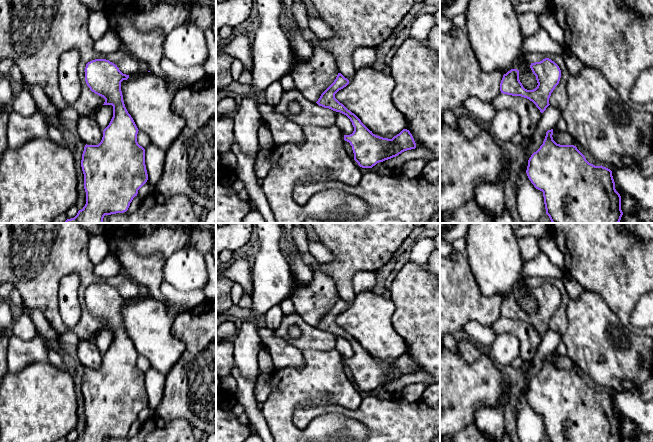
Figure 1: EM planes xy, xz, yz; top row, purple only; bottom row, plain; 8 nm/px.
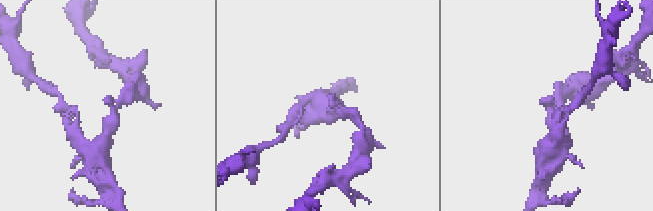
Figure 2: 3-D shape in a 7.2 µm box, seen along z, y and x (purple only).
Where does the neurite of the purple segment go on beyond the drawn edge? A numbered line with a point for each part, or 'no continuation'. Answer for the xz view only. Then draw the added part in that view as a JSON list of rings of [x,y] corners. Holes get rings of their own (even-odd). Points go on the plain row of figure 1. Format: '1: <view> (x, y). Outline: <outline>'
no continuation

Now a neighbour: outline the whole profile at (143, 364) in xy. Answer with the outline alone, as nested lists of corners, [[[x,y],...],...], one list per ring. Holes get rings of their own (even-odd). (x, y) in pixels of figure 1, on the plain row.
[[[138,355],[137,366],[144,373],[146,373],[151,368],[151,364],[148,361],[148,359],[146,357],[142,356],[142,355]]]

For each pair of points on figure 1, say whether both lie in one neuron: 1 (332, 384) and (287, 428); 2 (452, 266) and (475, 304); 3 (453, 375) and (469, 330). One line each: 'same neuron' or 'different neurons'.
1: same neuron
2: same neuron
3: different neurons

